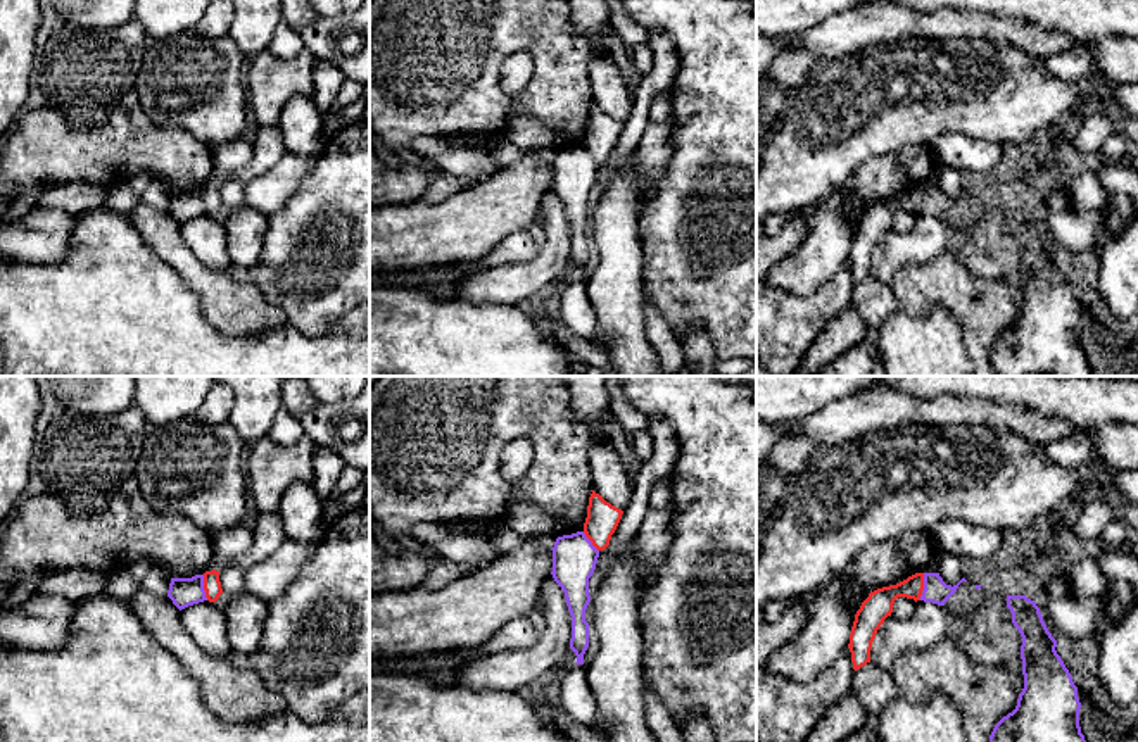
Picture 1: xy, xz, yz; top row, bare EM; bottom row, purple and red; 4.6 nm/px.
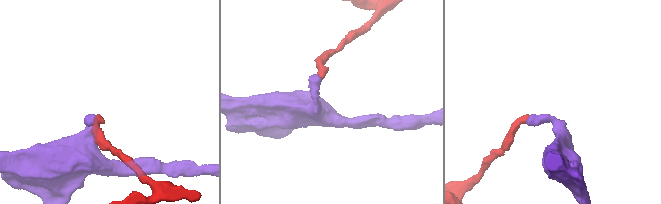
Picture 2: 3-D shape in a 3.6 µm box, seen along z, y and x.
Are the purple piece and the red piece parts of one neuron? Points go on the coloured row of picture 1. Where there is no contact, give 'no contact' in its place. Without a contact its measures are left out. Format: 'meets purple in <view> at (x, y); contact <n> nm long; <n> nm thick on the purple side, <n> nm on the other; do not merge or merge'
meets purple in yz at (924, 587); contact 130 nm long; 110 nm thick on the purple side, 140 nm on the other; do not merge

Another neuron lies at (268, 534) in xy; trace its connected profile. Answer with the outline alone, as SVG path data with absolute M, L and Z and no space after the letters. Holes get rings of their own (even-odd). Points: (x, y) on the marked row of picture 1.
M276 512L259 514L257 519L250 525L252 528L252 545L240 556L233 566L243 569L264 561L275 554L285 542L283 519Z

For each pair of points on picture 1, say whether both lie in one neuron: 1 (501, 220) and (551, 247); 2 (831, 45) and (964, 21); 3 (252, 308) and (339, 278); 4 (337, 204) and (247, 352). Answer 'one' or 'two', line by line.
1: two
2: one
3: two
4: two

